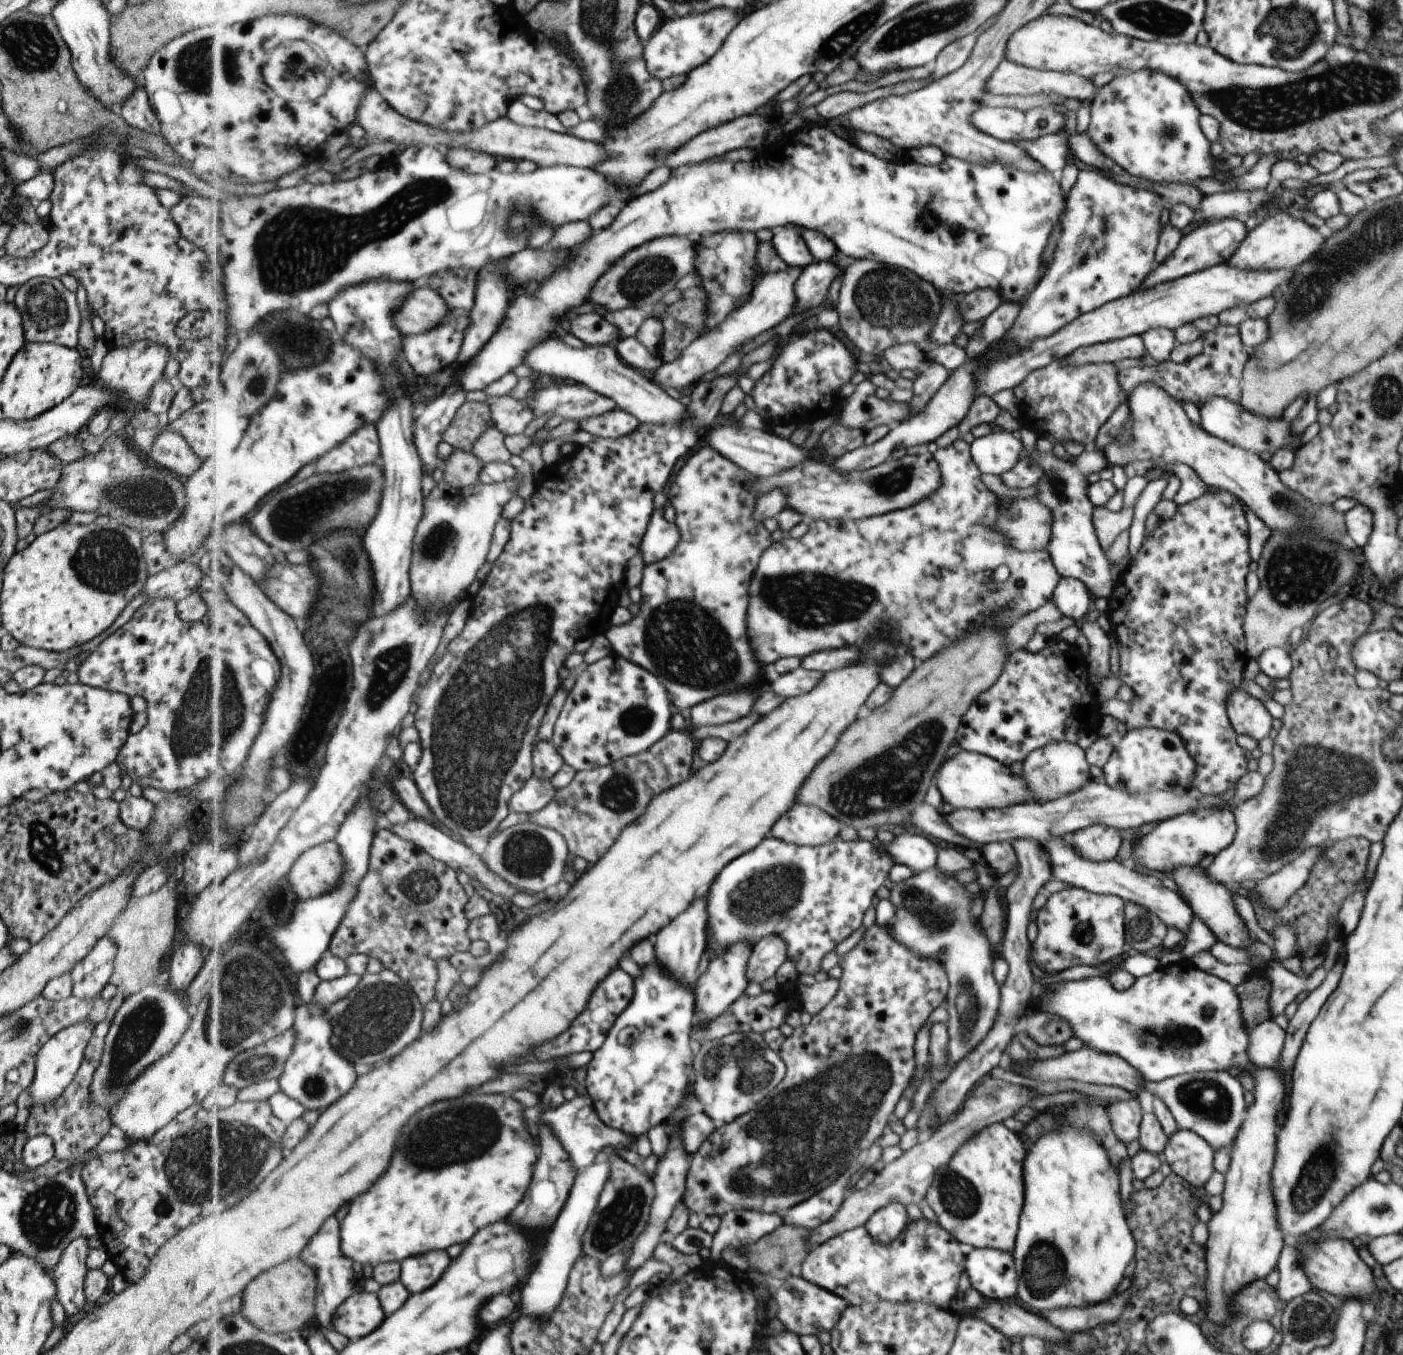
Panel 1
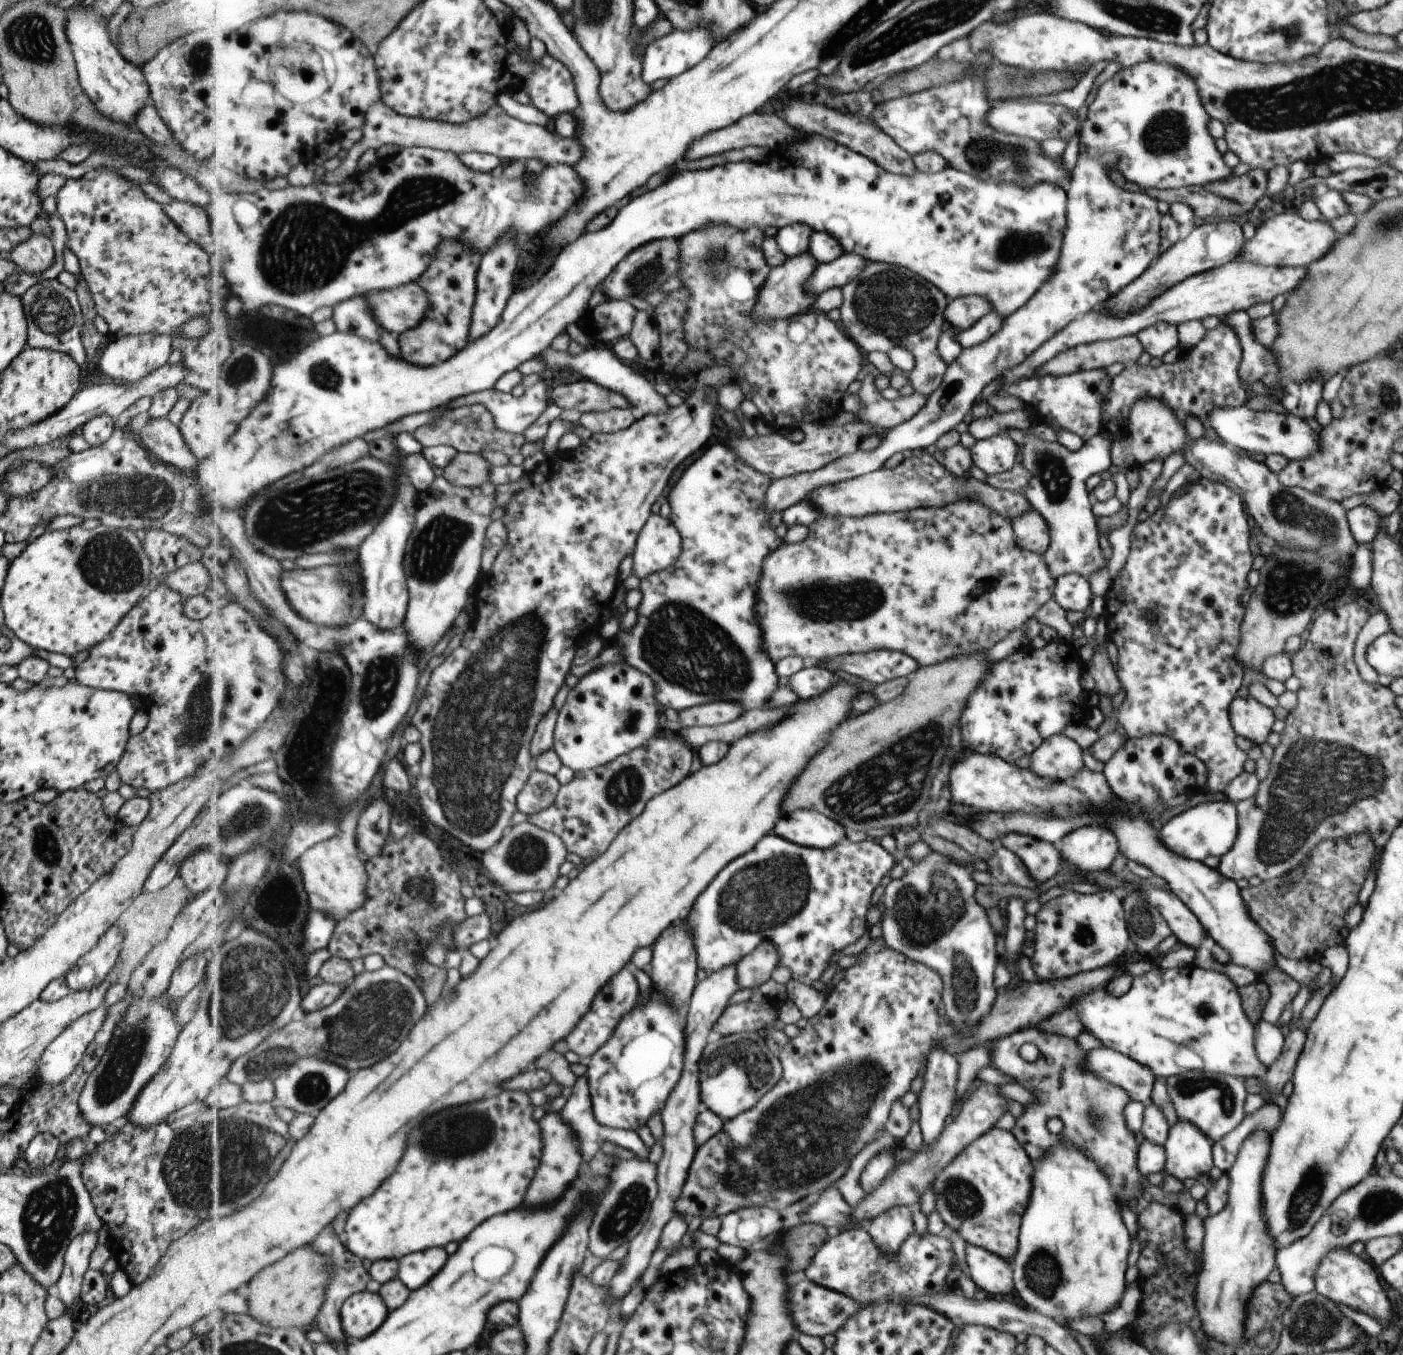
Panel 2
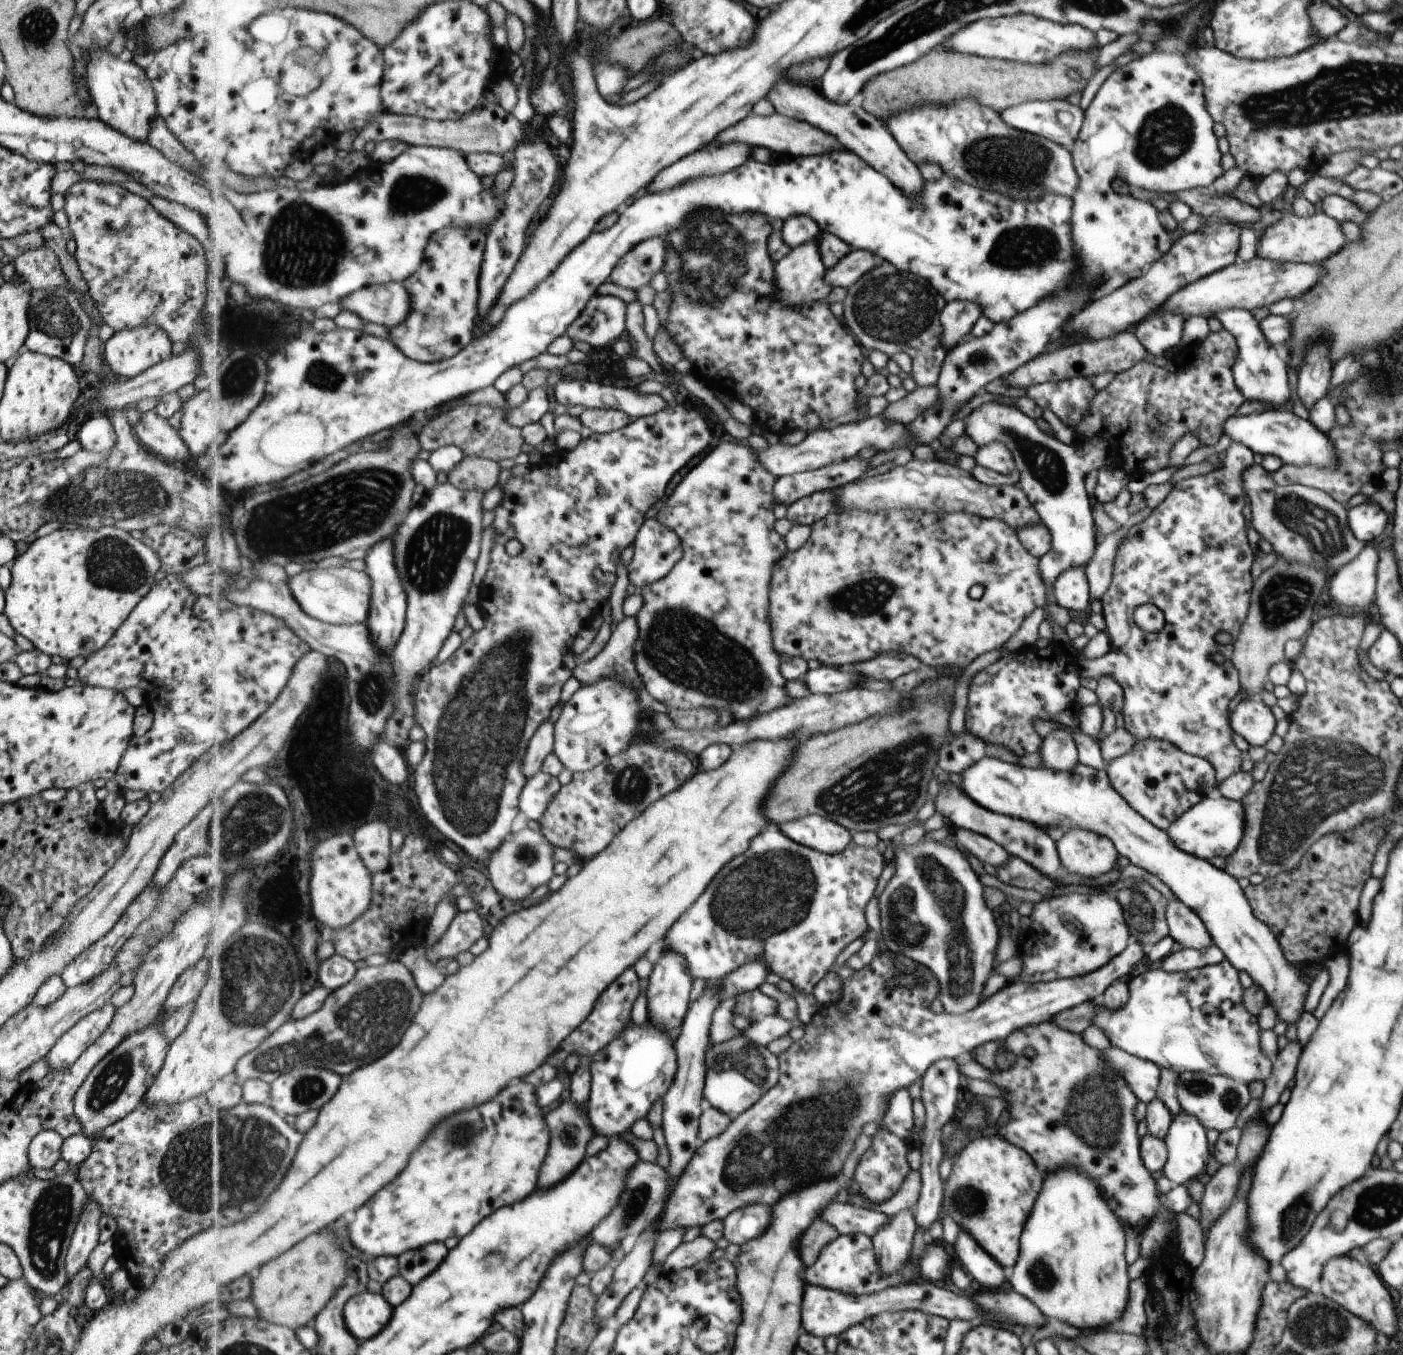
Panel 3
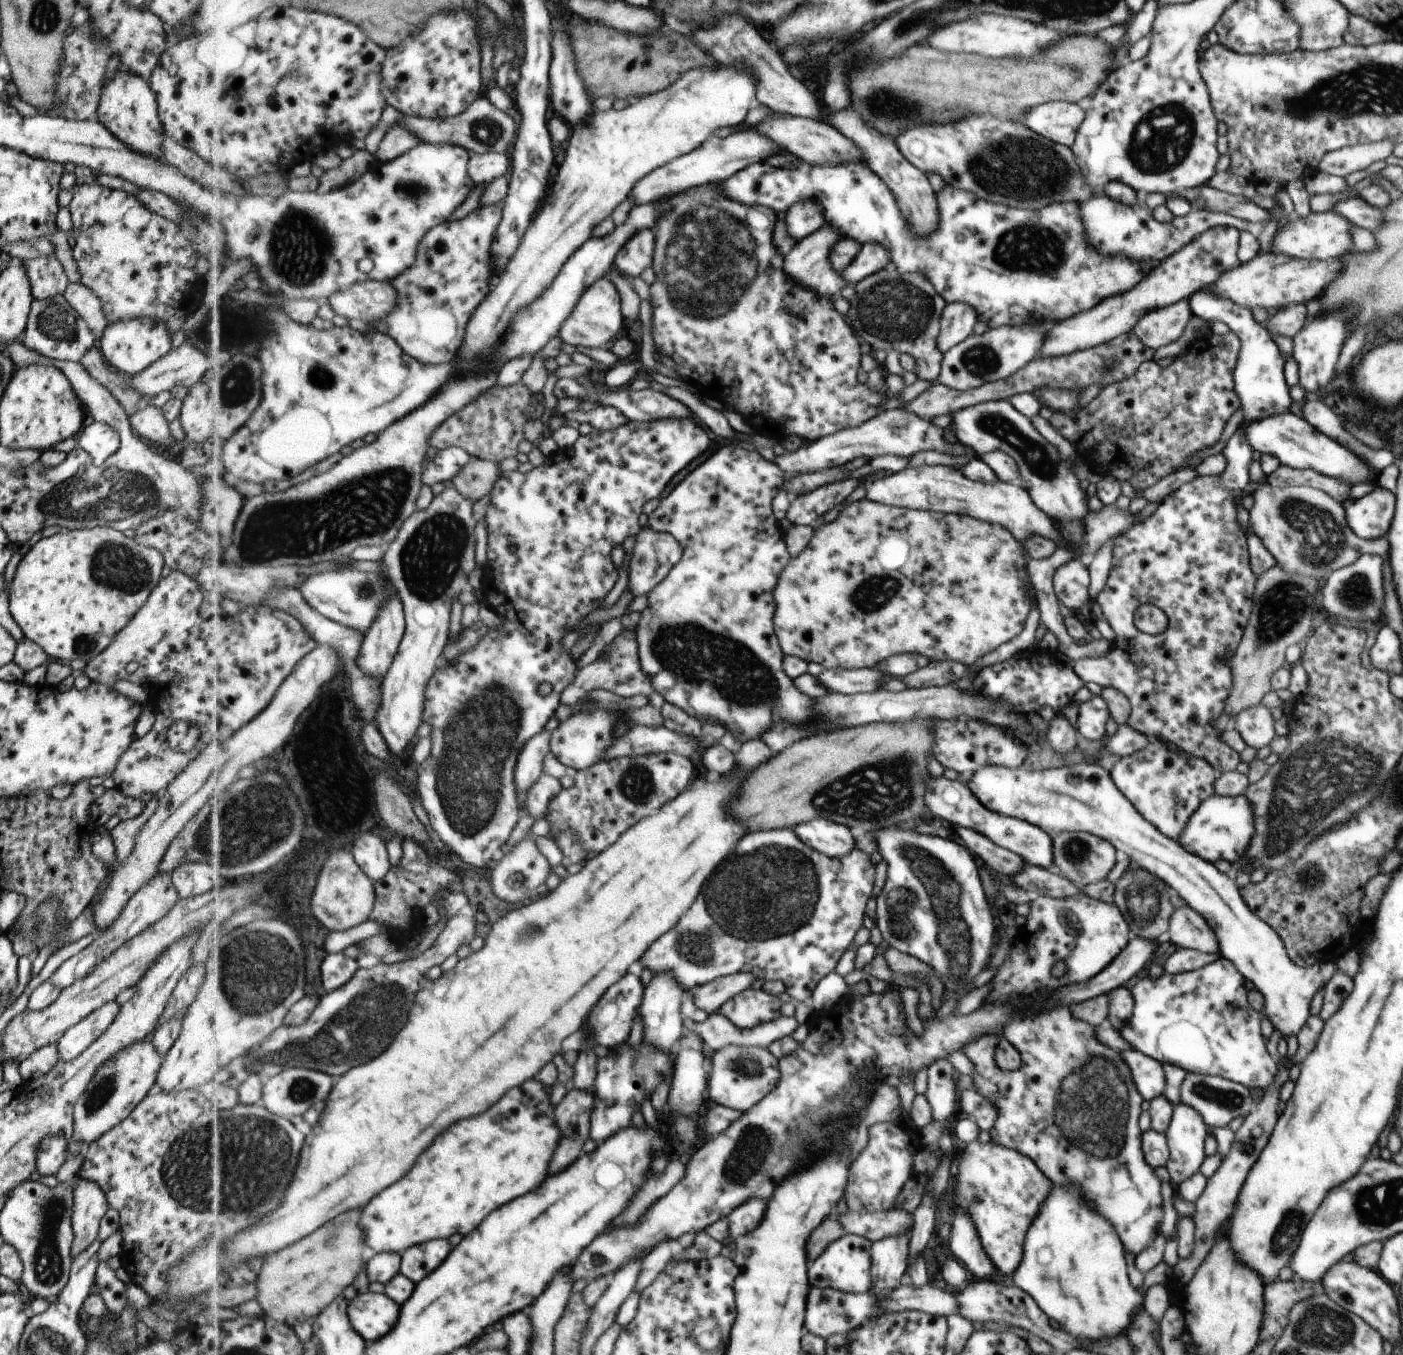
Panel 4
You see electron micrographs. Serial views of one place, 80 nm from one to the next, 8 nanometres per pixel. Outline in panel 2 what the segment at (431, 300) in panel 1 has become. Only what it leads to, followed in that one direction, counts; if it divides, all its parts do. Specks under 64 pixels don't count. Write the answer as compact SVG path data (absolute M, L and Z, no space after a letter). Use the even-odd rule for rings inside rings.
M409 283L399 288L367 293L371 308L382 326L390 332L403 334L415 328L429 312L429 296L419 284Z

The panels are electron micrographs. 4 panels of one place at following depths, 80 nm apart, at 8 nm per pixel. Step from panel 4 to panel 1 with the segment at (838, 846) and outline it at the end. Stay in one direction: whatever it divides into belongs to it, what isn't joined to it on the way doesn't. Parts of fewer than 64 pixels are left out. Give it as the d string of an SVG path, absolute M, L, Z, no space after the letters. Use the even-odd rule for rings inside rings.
M795 806L773 828L773 836L801 846L818 847L839 839L841 824L815 806Z

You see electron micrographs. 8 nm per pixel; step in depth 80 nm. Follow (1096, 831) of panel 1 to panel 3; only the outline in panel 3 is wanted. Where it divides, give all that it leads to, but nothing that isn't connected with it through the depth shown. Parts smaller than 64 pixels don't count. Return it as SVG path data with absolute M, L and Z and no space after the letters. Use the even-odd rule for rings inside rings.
M1069 830L1055 842L1061 868L1083 878L1097 878L1115 864L1114 842L1087 830Z

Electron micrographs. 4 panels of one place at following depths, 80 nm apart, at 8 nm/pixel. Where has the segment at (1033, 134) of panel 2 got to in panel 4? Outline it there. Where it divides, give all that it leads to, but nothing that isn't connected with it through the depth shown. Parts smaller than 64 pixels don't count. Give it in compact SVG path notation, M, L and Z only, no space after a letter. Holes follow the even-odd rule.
M1051 101L1030 108L1023 124L1033 132L1070 148L1083 119L1084 112L1076 103Z

